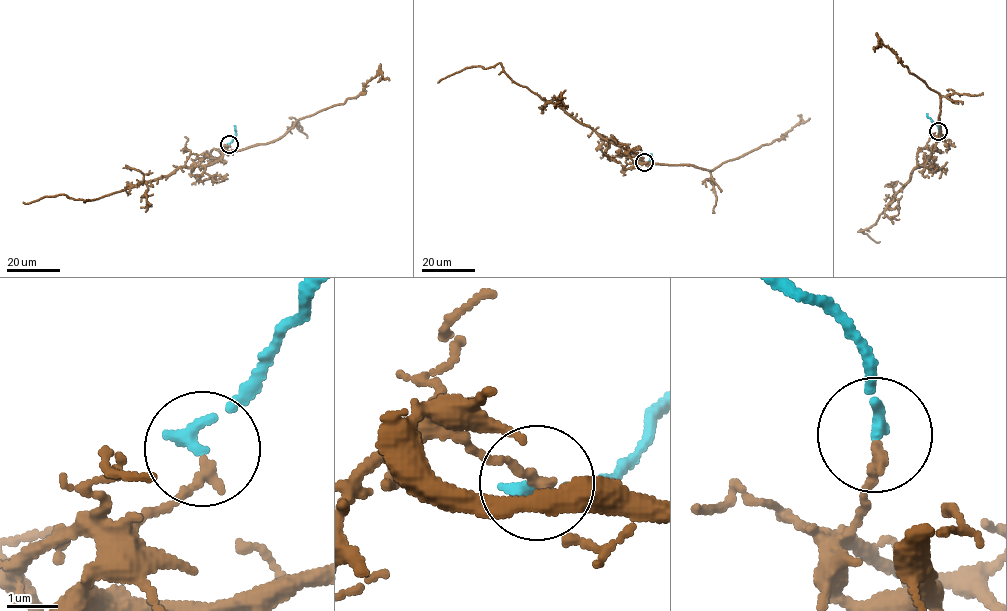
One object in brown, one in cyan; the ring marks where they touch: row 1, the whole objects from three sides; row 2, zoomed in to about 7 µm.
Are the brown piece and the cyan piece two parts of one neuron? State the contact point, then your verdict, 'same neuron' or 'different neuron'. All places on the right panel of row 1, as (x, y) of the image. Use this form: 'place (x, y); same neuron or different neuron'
place (938, 131); different neuron

